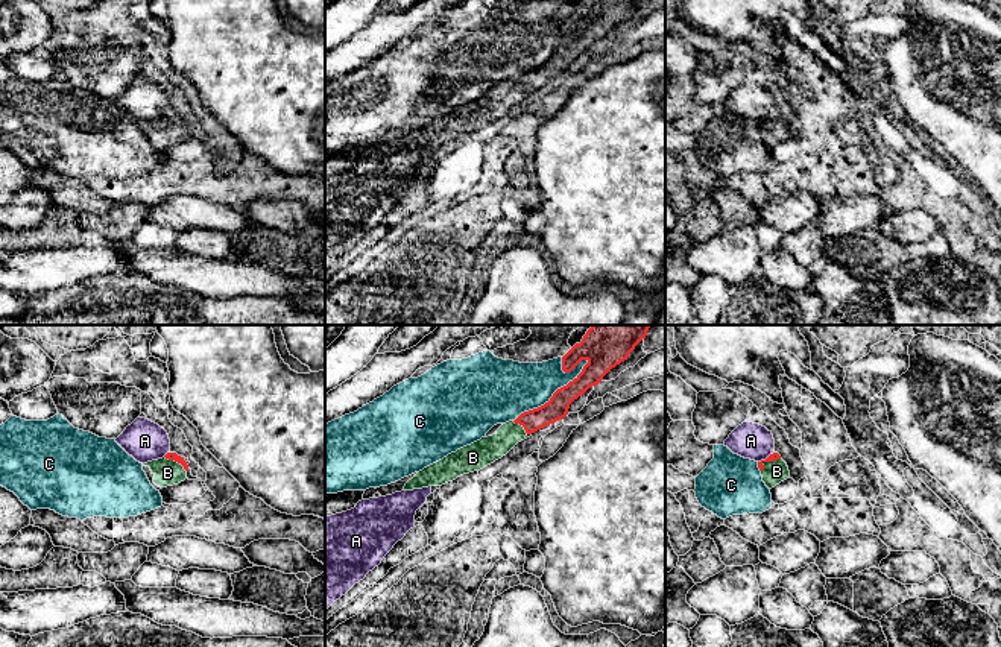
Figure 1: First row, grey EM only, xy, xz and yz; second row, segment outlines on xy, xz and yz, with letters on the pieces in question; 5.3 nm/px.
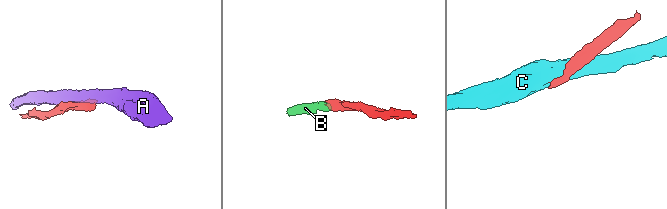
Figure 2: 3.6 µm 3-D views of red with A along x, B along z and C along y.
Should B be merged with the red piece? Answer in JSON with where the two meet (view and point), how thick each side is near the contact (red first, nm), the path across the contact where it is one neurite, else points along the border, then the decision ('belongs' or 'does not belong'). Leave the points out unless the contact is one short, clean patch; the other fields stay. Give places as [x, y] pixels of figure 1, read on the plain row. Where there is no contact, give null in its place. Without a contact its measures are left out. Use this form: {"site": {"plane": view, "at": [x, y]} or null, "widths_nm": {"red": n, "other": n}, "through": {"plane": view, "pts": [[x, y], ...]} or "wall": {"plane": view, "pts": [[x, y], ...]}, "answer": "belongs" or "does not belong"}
{"site": {"plane": "yz", "at": [767, 120]}, "widths_nm": {"red": 50, "other": 120}, "through": {"plane": "yz", "pts": [[775, 116], [767, 120], [776, 131]]}, "answer": "belongs"}

